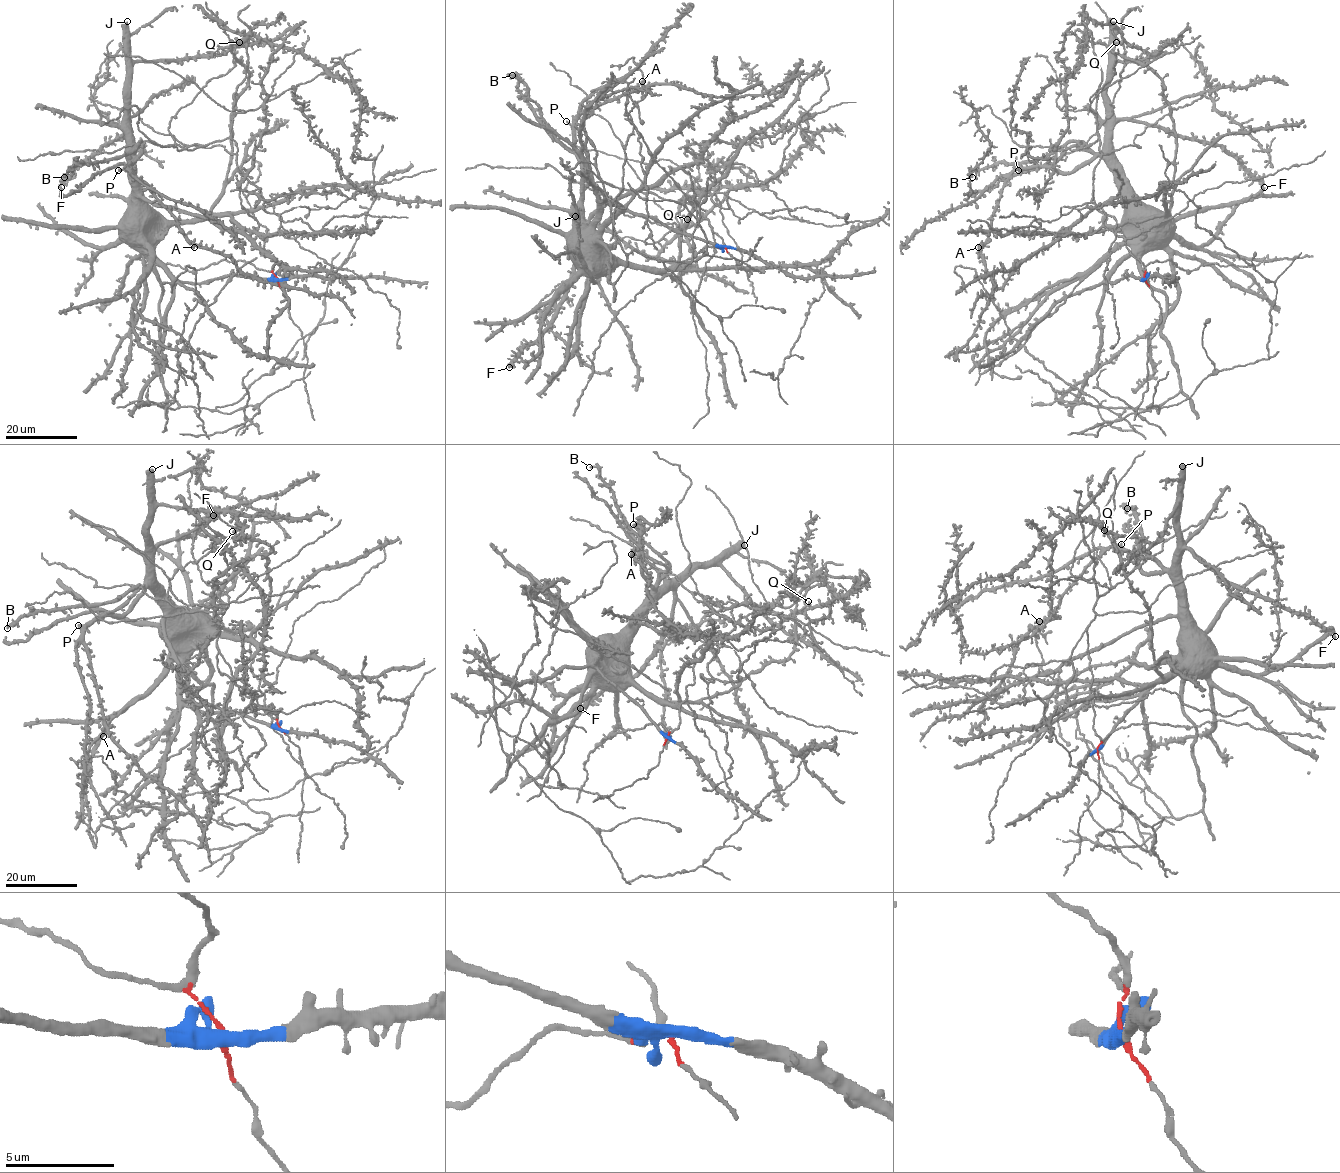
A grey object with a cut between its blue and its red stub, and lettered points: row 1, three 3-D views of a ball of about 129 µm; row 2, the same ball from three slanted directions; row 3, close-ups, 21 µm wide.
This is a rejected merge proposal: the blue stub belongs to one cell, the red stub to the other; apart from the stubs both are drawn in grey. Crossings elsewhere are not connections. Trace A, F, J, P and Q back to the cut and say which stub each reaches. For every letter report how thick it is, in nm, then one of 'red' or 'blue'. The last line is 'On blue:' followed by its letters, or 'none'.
A: 500 nm thick; blue
F: 320 nm thick; blue
J: 550 nm thick; blue
P: 400 nm thick; blue
Q: 400 nm thick; blue
On blue: A, F, J, P, Q

